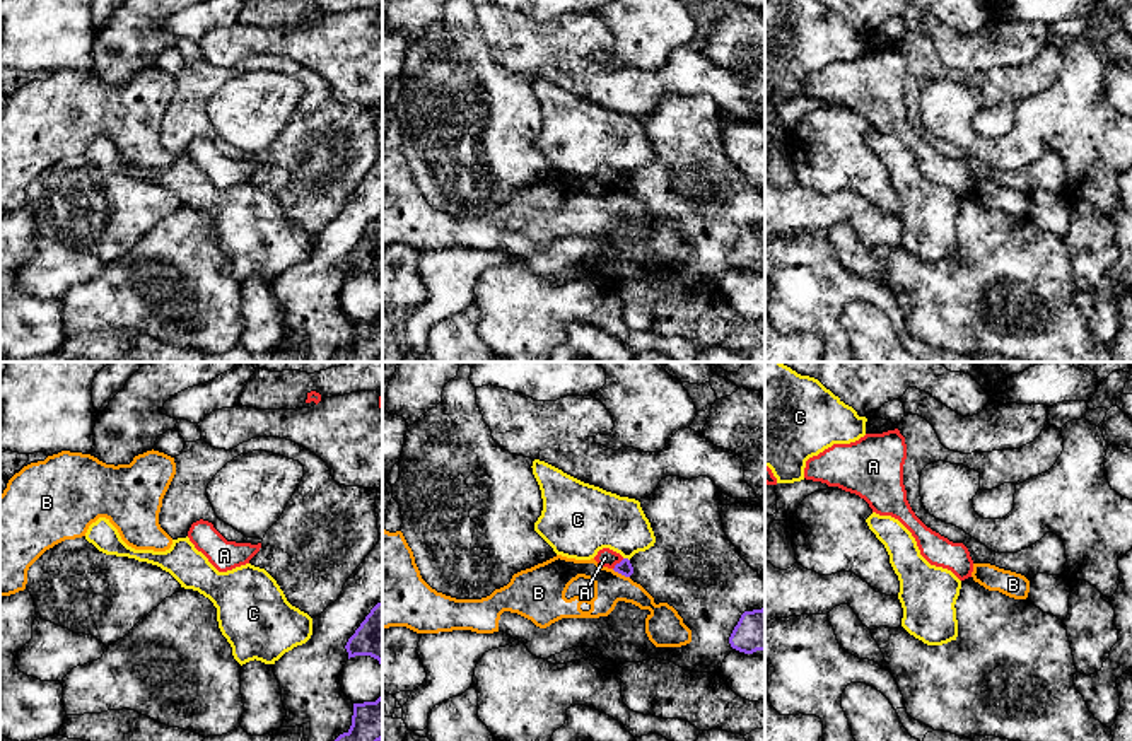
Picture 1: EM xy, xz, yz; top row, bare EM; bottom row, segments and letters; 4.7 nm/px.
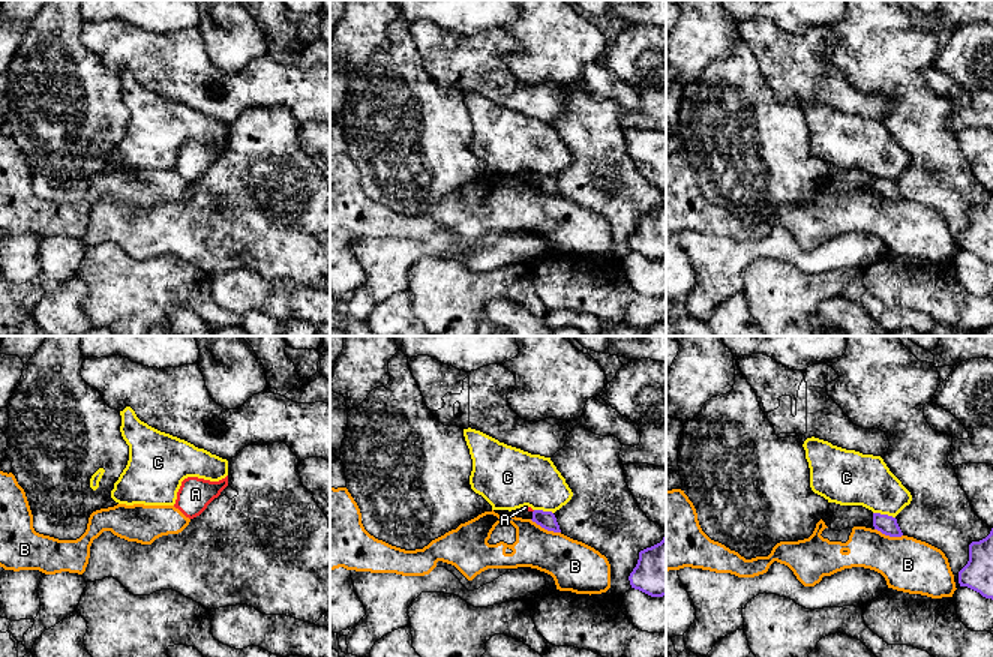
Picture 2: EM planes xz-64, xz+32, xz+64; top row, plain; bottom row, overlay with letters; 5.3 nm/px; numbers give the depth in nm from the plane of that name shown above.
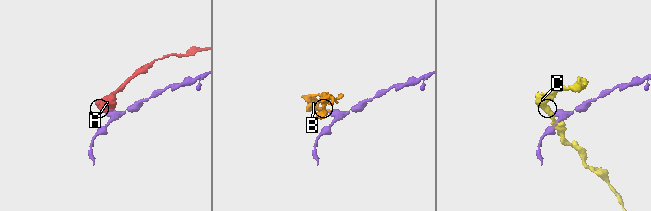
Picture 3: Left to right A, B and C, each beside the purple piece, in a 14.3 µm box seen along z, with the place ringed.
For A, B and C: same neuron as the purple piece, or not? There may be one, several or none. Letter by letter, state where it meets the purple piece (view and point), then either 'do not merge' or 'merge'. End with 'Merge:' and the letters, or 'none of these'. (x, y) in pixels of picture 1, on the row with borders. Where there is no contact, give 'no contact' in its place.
A: meets purple in xz at (617, 564); do not merge
B: meets purple in xz at (620, 572); do not merge
C: meets purple in xz at (627, 559); do not merge
Merge: none of these

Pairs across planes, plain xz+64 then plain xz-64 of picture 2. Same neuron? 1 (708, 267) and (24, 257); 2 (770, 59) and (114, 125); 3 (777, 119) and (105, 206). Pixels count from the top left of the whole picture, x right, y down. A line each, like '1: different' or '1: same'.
1: different
2: different
3: different

